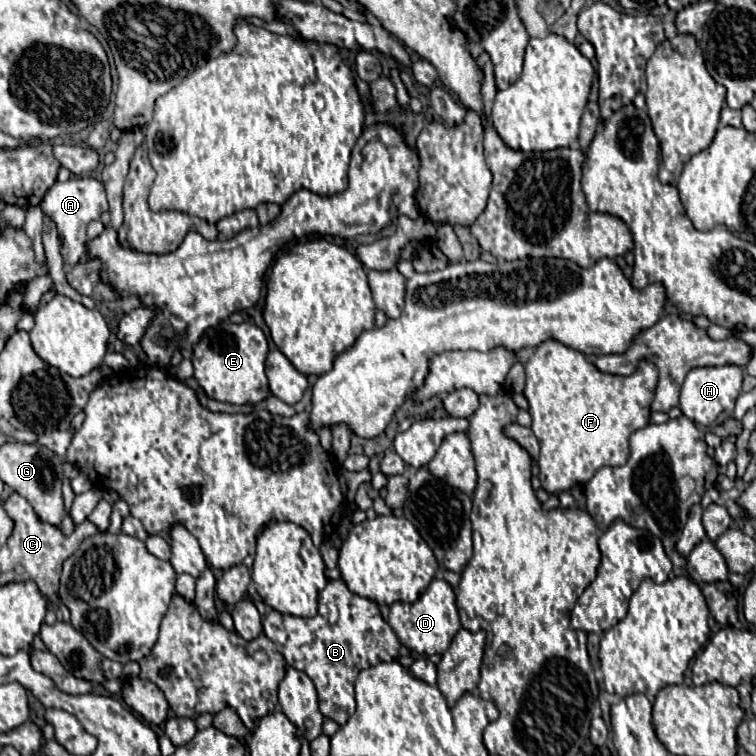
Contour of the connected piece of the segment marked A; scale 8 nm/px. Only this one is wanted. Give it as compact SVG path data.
M69 178L67 182L55 182L47 192L45 214L57 224L61 238L61 256L67 264L75 266L87 254L87 226L93 220L99 220L101 212L109 210L103 184L95 178Z

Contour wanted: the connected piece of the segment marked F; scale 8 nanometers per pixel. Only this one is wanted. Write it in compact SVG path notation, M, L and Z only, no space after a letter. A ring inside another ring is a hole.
M547 340L539 344L535 354L527 360L525 374L527 384L523 394L533 418L533 434L541 446L539 480L545 492L569 492L575 484L587 484L599 468L615 468L629 460L629 436L651 422L651 402L657 388L657 368L651 362L643 360L631 376L603 374L581 352L567 348L557 340Z

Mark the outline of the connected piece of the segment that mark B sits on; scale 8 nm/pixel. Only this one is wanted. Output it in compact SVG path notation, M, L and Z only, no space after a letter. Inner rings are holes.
M329 580L319 594L319 612L313 618L297 618L281 612L271 612L263 620L263 630L271 638L277 650L285 656L291 668L303 670L315 684L319 696L319 710L325 718L345 724L355 712L353 682L355 676L371 668L373 664L399 658L399 640L391 626L381 618L381 612L373 600L351 592L343 580ZM323 596L323 600L321 600ZM327 604L337 606L337 622L329 622Z

